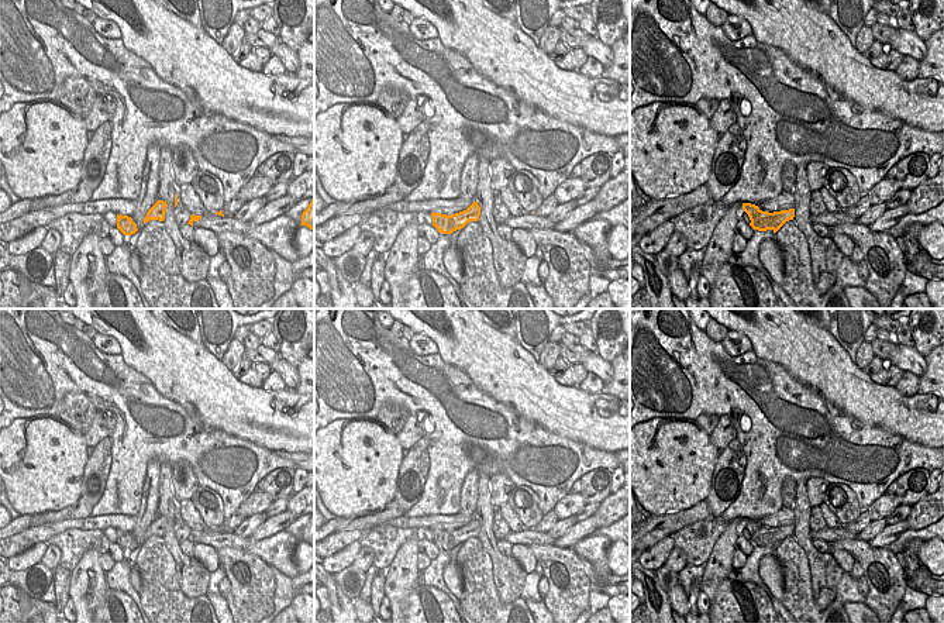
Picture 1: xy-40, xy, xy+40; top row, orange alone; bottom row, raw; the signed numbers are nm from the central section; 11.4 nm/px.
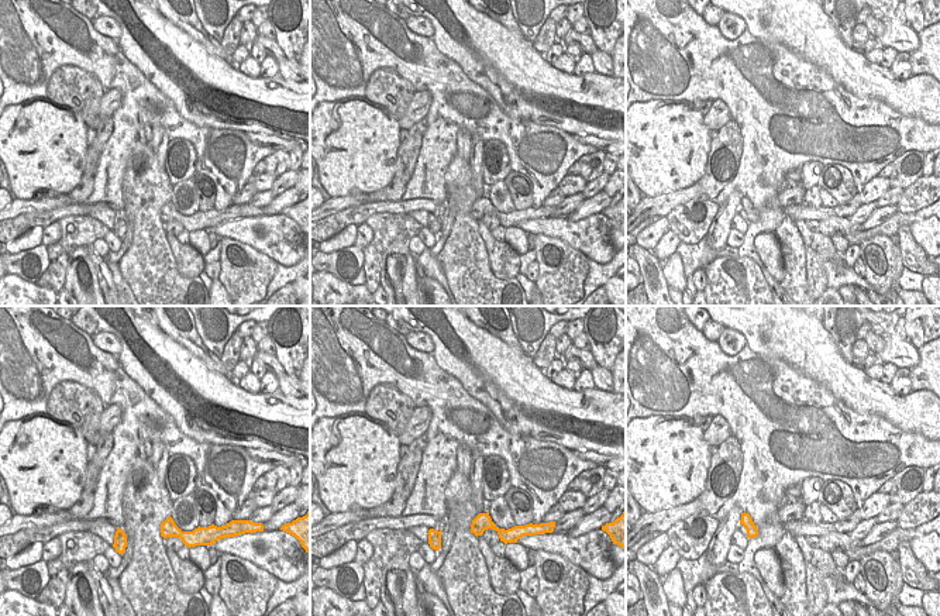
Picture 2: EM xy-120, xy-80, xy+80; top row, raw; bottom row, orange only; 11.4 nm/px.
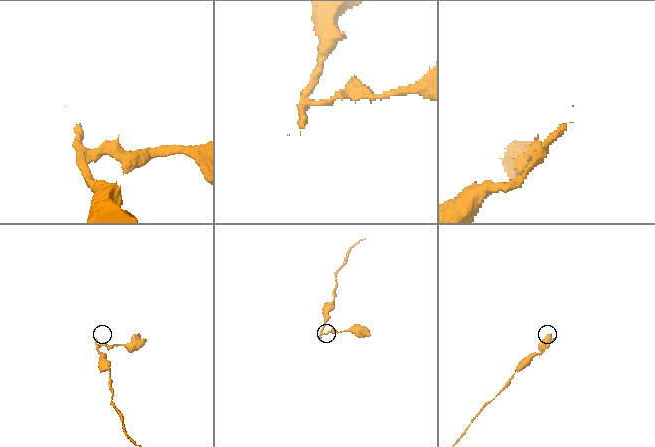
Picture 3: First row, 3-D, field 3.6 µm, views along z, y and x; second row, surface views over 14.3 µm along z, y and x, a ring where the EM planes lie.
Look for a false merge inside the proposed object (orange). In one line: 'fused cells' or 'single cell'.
fused cells

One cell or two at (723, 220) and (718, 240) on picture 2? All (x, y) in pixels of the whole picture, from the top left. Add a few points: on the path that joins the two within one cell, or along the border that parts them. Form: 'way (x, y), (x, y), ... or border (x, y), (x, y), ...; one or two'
way (720, 224), (718, 236); one

